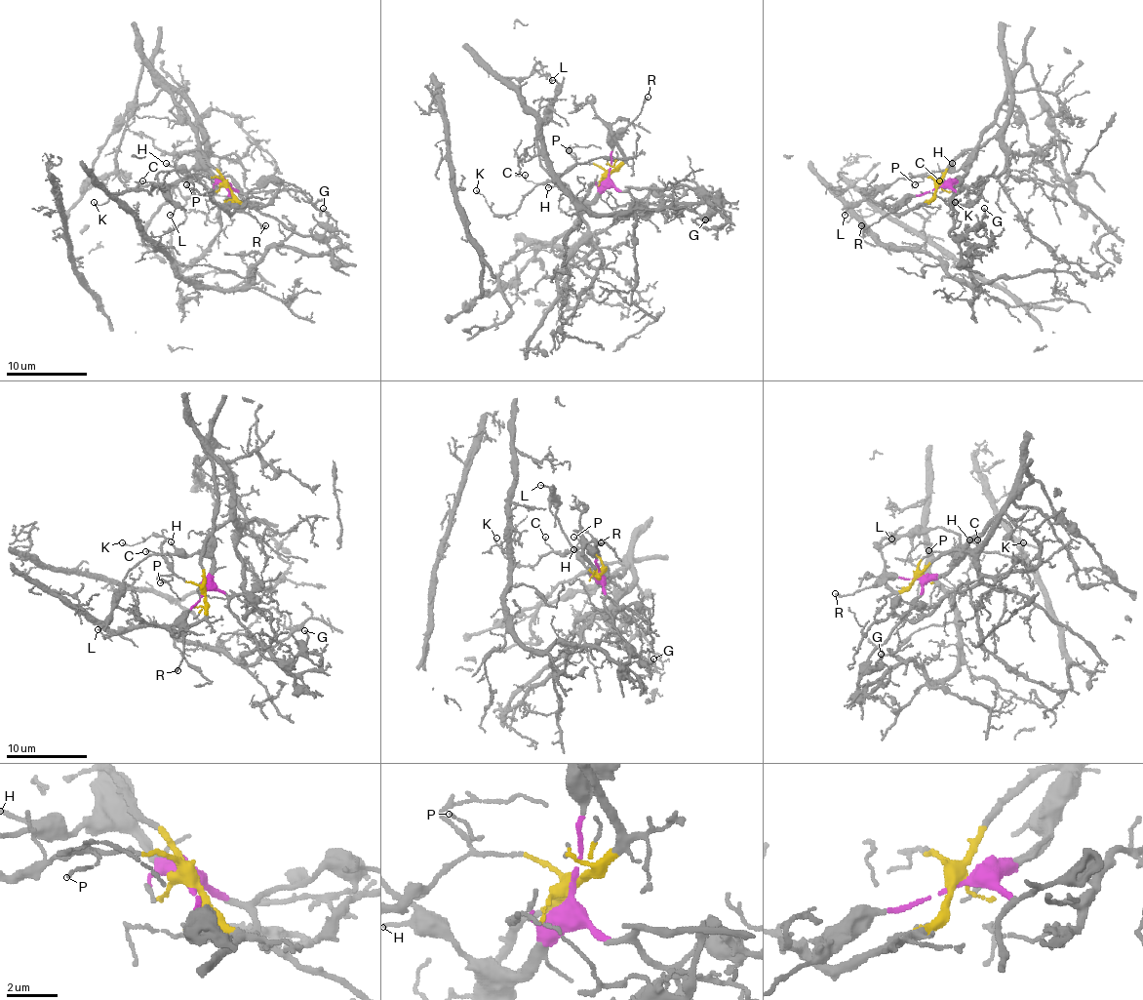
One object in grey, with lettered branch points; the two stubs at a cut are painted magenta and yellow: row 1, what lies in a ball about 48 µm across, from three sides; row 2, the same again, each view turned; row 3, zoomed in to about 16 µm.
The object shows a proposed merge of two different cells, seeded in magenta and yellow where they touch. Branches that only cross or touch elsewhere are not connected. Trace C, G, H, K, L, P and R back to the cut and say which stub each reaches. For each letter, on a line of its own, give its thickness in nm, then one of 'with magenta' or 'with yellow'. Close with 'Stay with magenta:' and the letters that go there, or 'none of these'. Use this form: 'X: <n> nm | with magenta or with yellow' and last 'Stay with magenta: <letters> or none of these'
C: 80 nm | with yellow
G: 150 nm | with magenta
H: 140 nm | with magenta
K: 110 nm | with yellow
L: 100 nm | with magenta
P: 100 nm | with yellow
R: 200 nm | with magenta
Stay with magenta: G, H, L, R

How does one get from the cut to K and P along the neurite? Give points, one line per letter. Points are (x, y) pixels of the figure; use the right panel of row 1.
K: (937, 187), (928, 177), (945, 183), (971, 185), (979, 191), (969, 203), (959, 205), (955, 201)
P: (937, 187), (930, 177), (925, 177), (915, 185)

